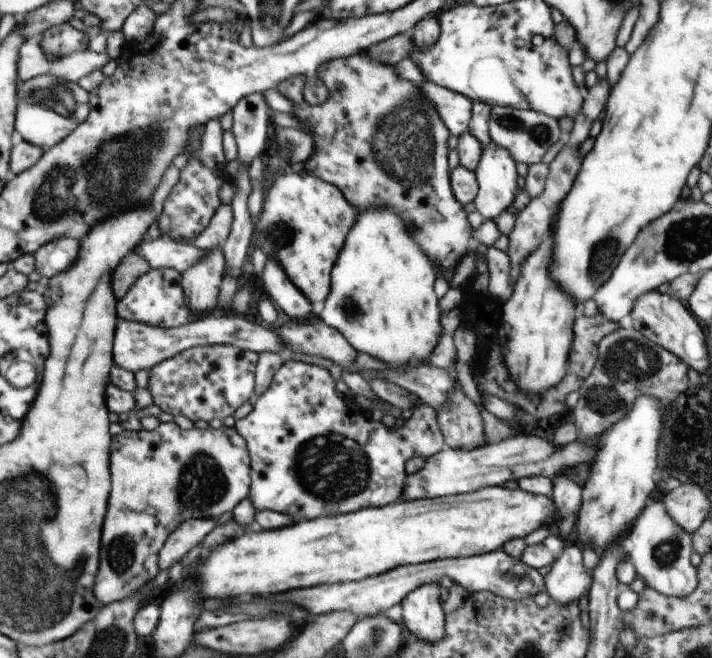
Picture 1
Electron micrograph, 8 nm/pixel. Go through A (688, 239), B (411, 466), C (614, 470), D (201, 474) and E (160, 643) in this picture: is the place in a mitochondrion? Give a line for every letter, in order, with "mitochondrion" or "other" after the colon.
A: mitochondrion
B: other
C: other
D: mitochondrion
E: other

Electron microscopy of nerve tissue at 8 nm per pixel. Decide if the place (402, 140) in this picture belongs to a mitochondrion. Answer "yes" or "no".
yes

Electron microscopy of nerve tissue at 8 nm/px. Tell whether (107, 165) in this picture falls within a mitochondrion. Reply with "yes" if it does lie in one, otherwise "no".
yes

